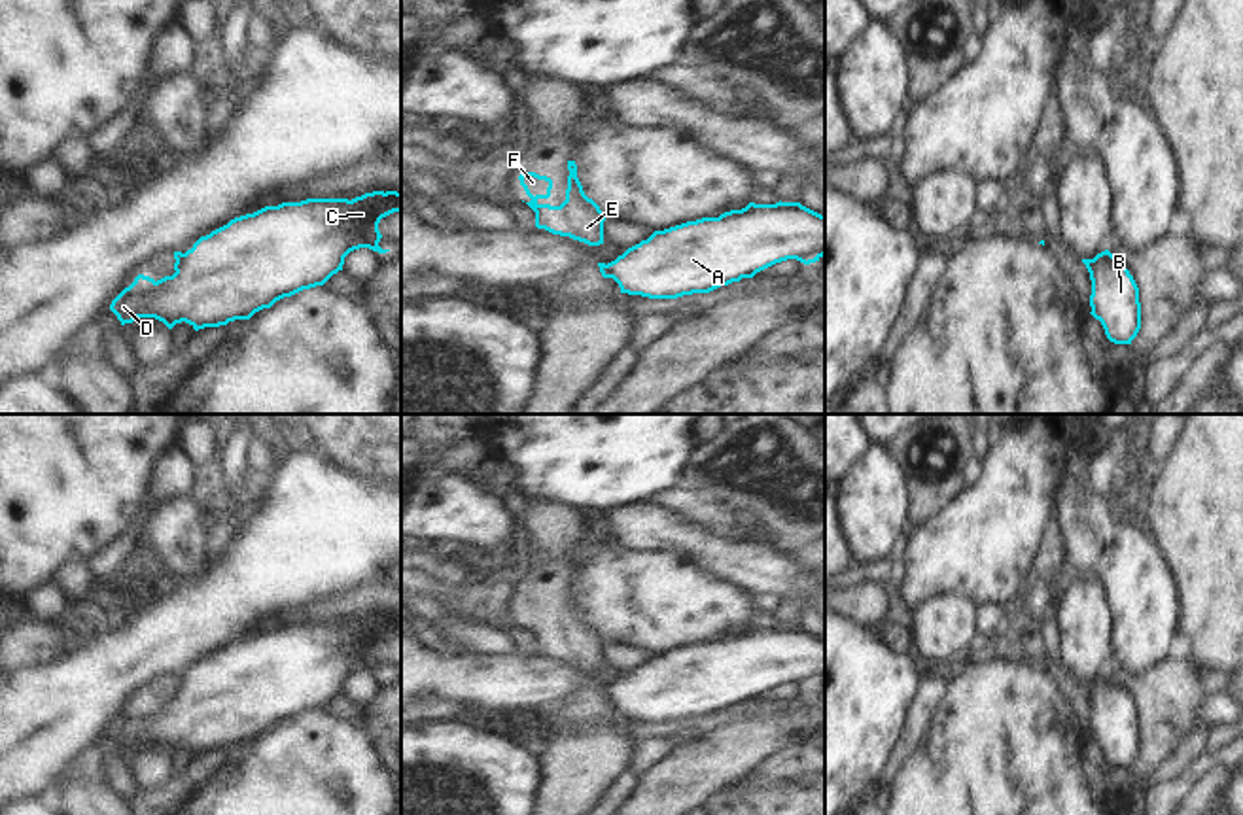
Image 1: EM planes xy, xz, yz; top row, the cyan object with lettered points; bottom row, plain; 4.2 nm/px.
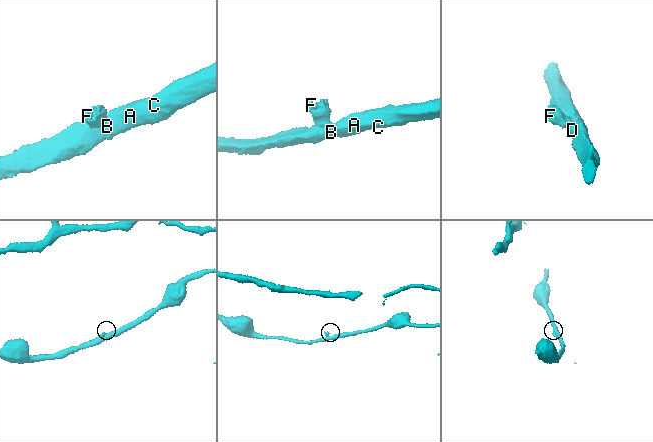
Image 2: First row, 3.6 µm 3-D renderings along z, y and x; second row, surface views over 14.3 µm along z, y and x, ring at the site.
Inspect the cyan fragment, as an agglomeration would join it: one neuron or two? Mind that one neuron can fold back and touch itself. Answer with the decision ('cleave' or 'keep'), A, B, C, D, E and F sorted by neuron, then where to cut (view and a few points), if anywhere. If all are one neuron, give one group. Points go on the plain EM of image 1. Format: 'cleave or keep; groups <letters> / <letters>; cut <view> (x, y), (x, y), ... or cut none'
cleave; groups A B C D / E F; cut xy (135, 702), (154, 706)

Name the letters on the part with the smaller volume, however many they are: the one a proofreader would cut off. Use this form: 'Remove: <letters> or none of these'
Remove: E, F

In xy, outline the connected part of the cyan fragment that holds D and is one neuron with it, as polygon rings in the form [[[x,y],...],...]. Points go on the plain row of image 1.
[[[373,615],[352,624],[306,622],[301,626],[265,630],[201,660],[193,671],[184,677],[182,692],[172,700],[165,700],[157,705],[134,703],[112,724],[110,734],[117,739],[121,749],[132,747],[136,741],[155,741],[168,753],[185,745],[195,754],[227,749],[235,743],[250,743],[255,736],[271,732],[284,720],[324,709],[333,698],[342,694],[344,681],[354,673],[369,671],[378,677],[390,675],[378,669],[382,662],[378,647],[394,635],[401,635],[401,616],[397,615]]]

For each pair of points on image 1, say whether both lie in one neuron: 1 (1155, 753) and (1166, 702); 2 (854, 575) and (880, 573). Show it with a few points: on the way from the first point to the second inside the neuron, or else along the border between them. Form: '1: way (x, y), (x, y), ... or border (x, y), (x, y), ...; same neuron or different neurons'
1: way (1158, 740), (1166, 715); same neuron
2: way (859, 573), (875, 573); same neuron

